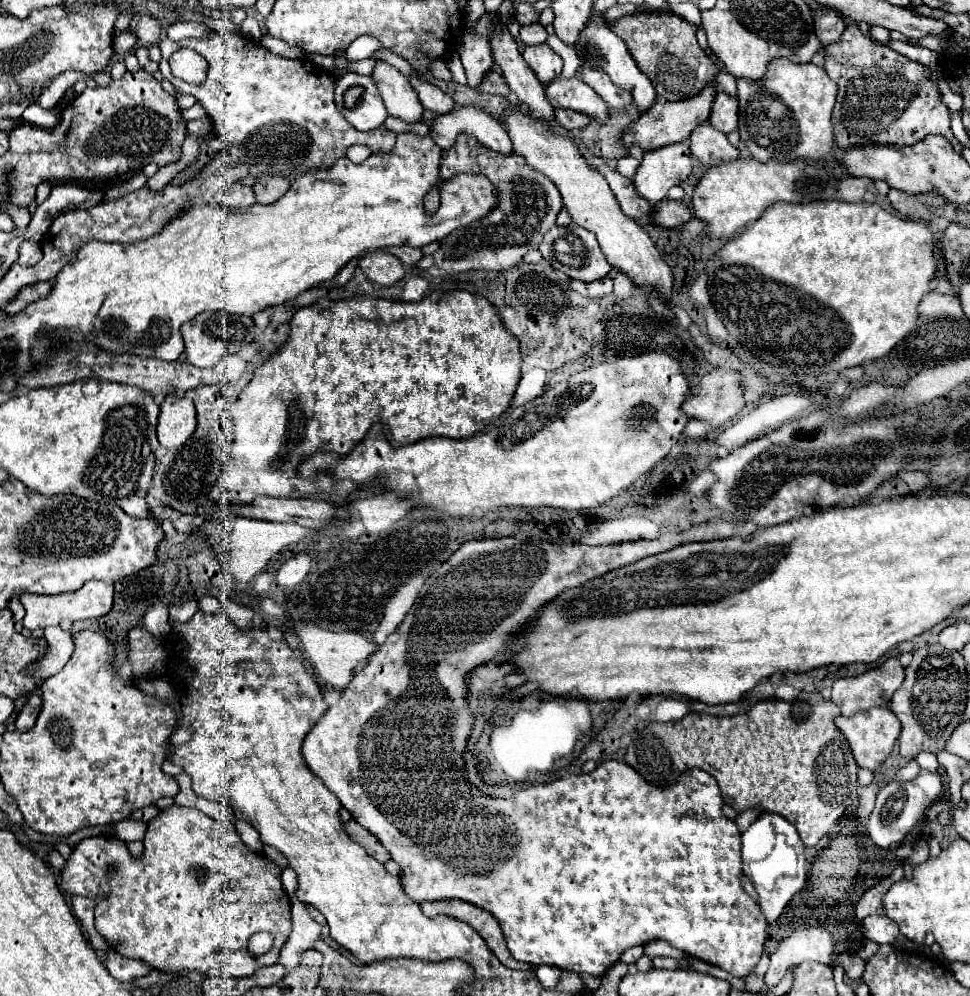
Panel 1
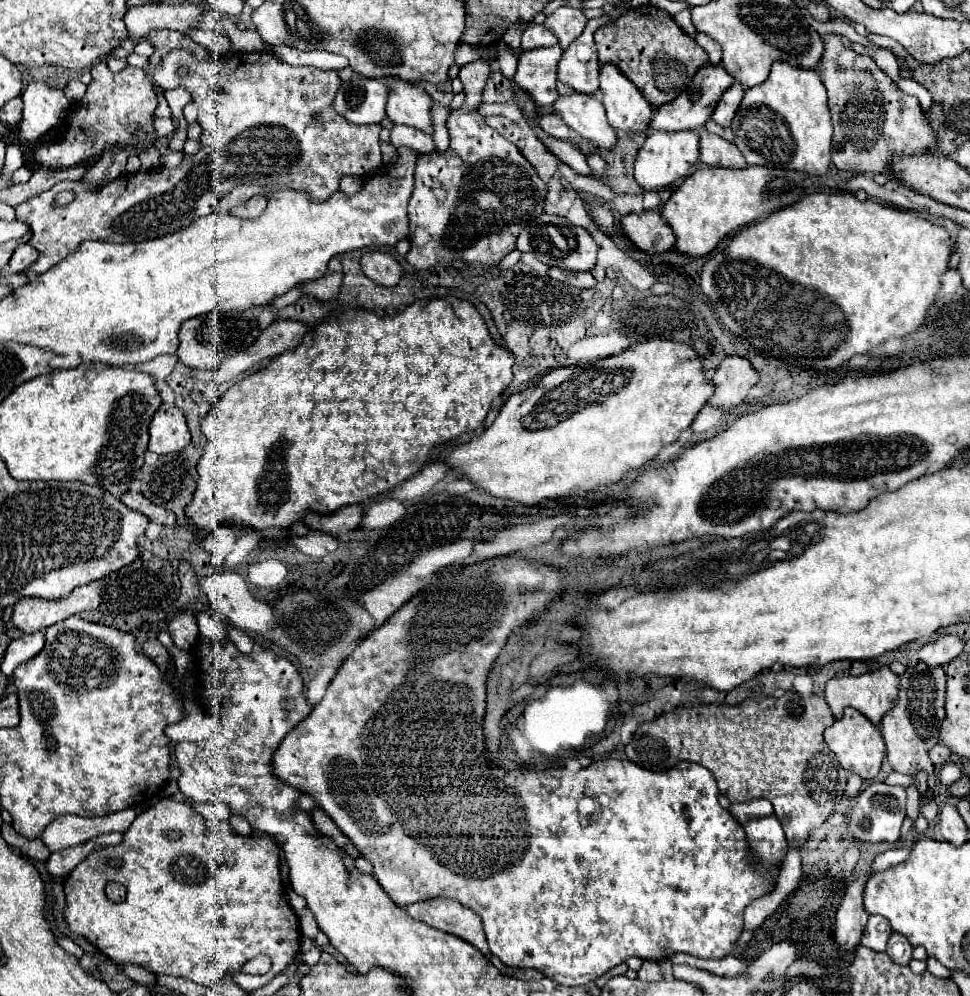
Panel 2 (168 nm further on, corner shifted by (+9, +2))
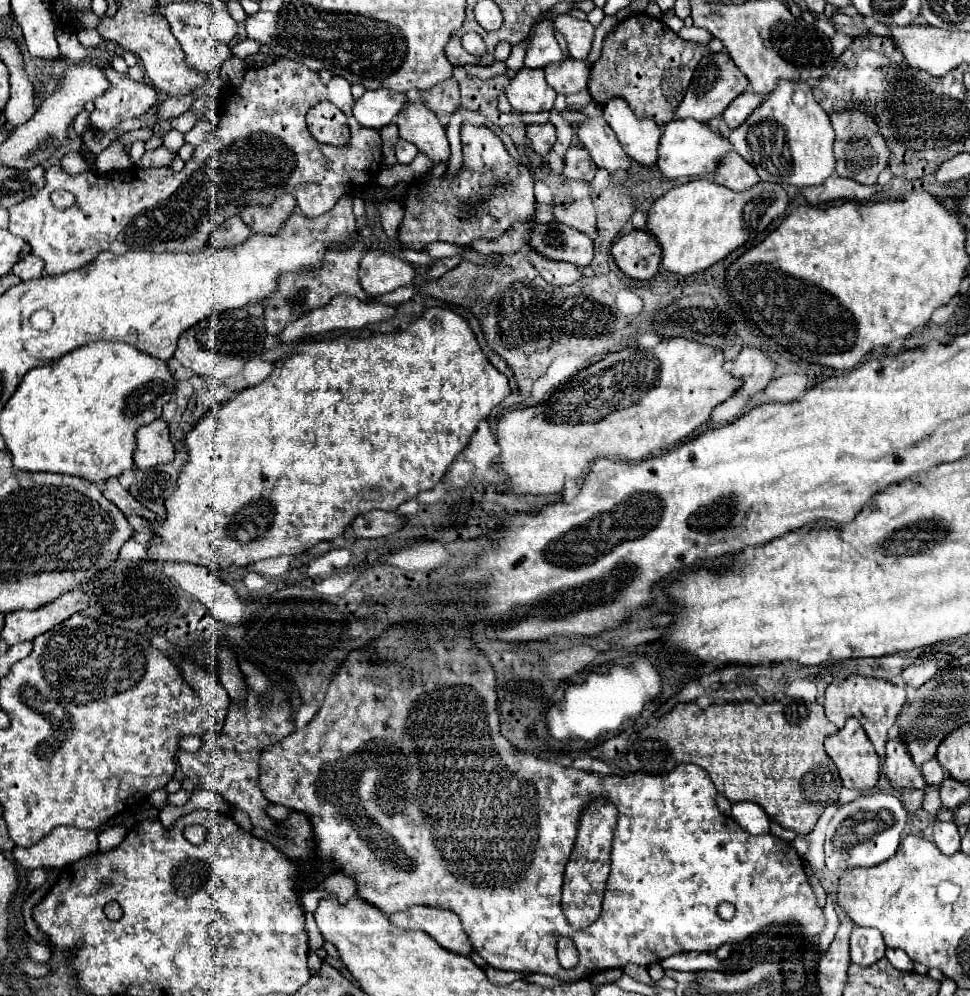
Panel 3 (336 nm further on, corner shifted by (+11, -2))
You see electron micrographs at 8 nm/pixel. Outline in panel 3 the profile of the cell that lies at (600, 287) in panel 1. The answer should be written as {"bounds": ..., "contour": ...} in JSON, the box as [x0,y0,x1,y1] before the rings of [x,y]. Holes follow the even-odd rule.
{"bounds":[529,248,581,286],"contour":[[[529,248],[529,258],[531,264],[537,268],[537,272],[555,286],[565,286],[565,284],[573,284],[577,280],[581,280],[581,272],[573,266],[573,264],[565,264],[565,262],[555,262],[555,260],[545,260],[545,256],[541,256],[539,252],[533,252],[533,248]]]}

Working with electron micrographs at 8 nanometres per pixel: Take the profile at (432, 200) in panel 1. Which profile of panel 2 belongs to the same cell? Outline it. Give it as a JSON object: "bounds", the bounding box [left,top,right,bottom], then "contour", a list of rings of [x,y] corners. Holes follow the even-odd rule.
{"bounds":[405,58,547,268],"contour":[[[479,58],[471,64],[465,64],[459,70],[459,80],[463,82],[465,104],[459,110],[453,110],[447,118],[447,128],[451,136],[451,144],[445,152],[423,154],[415,166],[415,188],[409,200],[409,240],[411,250],[405,256],[407,262],[415,268],[451,268],[455,260],[463,260],[467,266],[497,266],[503,256],[515,250],[515,240],[519,232],[535,220],[535,216],[543,214],[543,204],[547,196],[547,184],[539,178],[529,160],[519,152],[515,144],[507,138],[491,130],[483,118],[477,114],[477,106],[481,104],[481,92],[487,84],[487,76],[491,74],[491,60]]]}

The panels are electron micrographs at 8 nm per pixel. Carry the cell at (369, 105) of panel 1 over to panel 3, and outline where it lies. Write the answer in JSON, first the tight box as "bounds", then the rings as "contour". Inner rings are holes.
{"bounds":[353,88,405,130],"contour":[[[385,88],[367,90],[359,100],[355,100],[353,116],[361,126],[381,130],[393,124],[395,116],[405,108],[405,102],[405,94],[395,94]]]}

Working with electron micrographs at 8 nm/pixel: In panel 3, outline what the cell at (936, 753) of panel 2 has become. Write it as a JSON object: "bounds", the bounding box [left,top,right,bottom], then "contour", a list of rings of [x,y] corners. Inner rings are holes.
{"bounds":[921,758,945,786],"contour":[[[937,758],[929,760],[927,764],[923,764],[923,766],[921,766],[921,774],[925,776],[925,782],[927,782],[929,786],[939,786],[941,780],[945,778],[945,776],[943,776],[943,768],[939,766]]]}

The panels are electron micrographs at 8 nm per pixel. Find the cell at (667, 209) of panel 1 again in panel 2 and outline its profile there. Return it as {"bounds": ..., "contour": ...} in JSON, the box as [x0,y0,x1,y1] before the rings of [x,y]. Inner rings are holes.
{"bounds":[621,210,675,252],"contour":[[[641,210],[637,214],[627,214],[621,218],[621,226],[629,240],[643,252],[665,252],[675,244],[675,234],[659,210]]]}

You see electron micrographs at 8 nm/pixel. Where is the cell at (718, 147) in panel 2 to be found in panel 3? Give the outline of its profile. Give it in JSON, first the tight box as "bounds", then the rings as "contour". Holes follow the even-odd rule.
{"bounds":[715,152,761,192],"contour":[[[729,152],[729,156],[719,164],[715,172],[715,182],[733,192],[743,192],[759,184],[761,178],[757,176],[755,168],[749,162],[737,156],[737,152]]]}

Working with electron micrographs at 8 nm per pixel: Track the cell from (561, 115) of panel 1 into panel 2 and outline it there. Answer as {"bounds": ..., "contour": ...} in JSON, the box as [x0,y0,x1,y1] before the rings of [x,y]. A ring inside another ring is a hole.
{"bounds":[539,114,571,140],"contour":[[[543,114],[543,116],[539,118],[539,126],[541,126],[547,134],[551,134],[551,136],[555,136],[555,138],[567,140],[567,138],[571,136],[571,128],[567,128],[567,124],[563,124],[563,118],[557,116],[557,114]]]}

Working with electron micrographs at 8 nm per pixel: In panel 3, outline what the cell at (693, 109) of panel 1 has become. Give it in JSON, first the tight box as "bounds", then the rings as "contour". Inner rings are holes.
{"bounds":[675,50,749,122],"contour":[[[721,50],[717,54],[707,54],[701,58],[699,66],[693,72],[693,80],[689,85],[689,90],[683,98],[683,102],[679,104],[679,108],[675,110],[675,118],[695,118],[699,122],[707,122],[713,116],[723,114],[723,110],[731,104],[733,98],[737,98],[739,94],[743,94],[749,88],[749,80],[745,74],[741,74],[741,70],[733,64],[731,56]]]}

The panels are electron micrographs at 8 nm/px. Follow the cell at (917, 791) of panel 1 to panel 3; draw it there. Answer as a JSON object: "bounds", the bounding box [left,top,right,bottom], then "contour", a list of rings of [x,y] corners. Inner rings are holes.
{"bounds":[825,794,907,870],"contour":[[[865,794],[837,810],[827,826],[825,838],[825,866],[829,870],[871,868],[891,858],[901,842],[907,824],[907,812],[897,796],[891,794]]]}

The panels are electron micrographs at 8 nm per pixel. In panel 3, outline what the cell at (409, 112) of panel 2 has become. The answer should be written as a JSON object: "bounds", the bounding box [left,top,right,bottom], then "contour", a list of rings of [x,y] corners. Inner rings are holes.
{"bounds":[395,102,451,164],"contour":[[[409,102],[405,110],[397,116],[395,124],[399,126],[399,136],[415,144],[417,150],[427,154],[433,164],[441,164],[449,160],[451,152],[449,152],[445,128],[425,104]]]}

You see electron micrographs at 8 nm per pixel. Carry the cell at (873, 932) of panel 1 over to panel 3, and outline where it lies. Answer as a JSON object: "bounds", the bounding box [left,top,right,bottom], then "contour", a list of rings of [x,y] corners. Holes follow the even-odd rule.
{"bounds":[851,926,885,966],"contour":[[[855,926],[851,932],[851,962],[859,966],[871,966],[885,956],[885,942],[879,930]]]}

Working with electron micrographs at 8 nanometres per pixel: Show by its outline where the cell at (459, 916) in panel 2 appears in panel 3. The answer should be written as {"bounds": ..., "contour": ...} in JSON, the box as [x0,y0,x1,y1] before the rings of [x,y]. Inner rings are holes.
{"bounds":[389,906,471,956],"contour":[[[413,906],[403,912],[391,914],[389,920],[403,930],[423,930],[433,936],[441,948],[451,950],[461,956],[471,954],[469,938],[459,922],[459,916],[449,910],[431,908],[431,906]]]}

